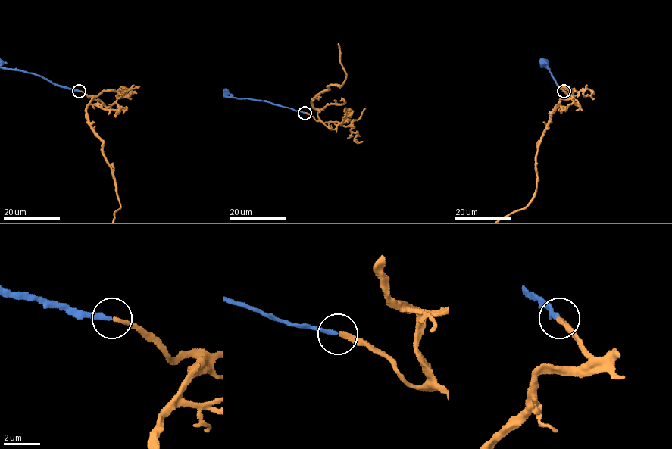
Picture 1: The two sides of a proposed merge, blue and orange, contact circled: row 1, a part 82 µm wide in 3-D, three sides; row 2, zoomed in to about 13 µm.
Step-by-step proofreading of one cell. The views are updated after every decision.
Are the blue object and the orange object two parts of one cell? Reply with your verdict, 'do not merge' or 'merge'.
merge

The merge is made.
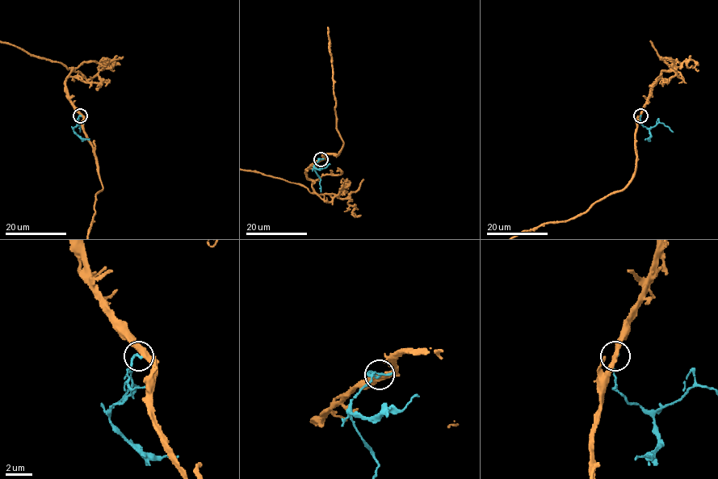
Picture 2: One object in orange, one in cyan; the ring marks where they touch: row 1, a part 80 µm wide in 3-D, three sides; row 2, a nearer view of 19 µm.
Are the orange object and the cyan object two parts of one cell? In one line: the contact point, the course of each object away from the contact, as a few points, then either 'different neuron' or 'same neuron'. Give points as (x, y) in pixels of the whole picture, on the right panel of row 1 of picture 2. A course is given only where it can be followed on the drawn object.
(640, 115) | cyan via (640, 115), (641, 123), (647, 128), (661, 122), (673, 132) | different neuron

